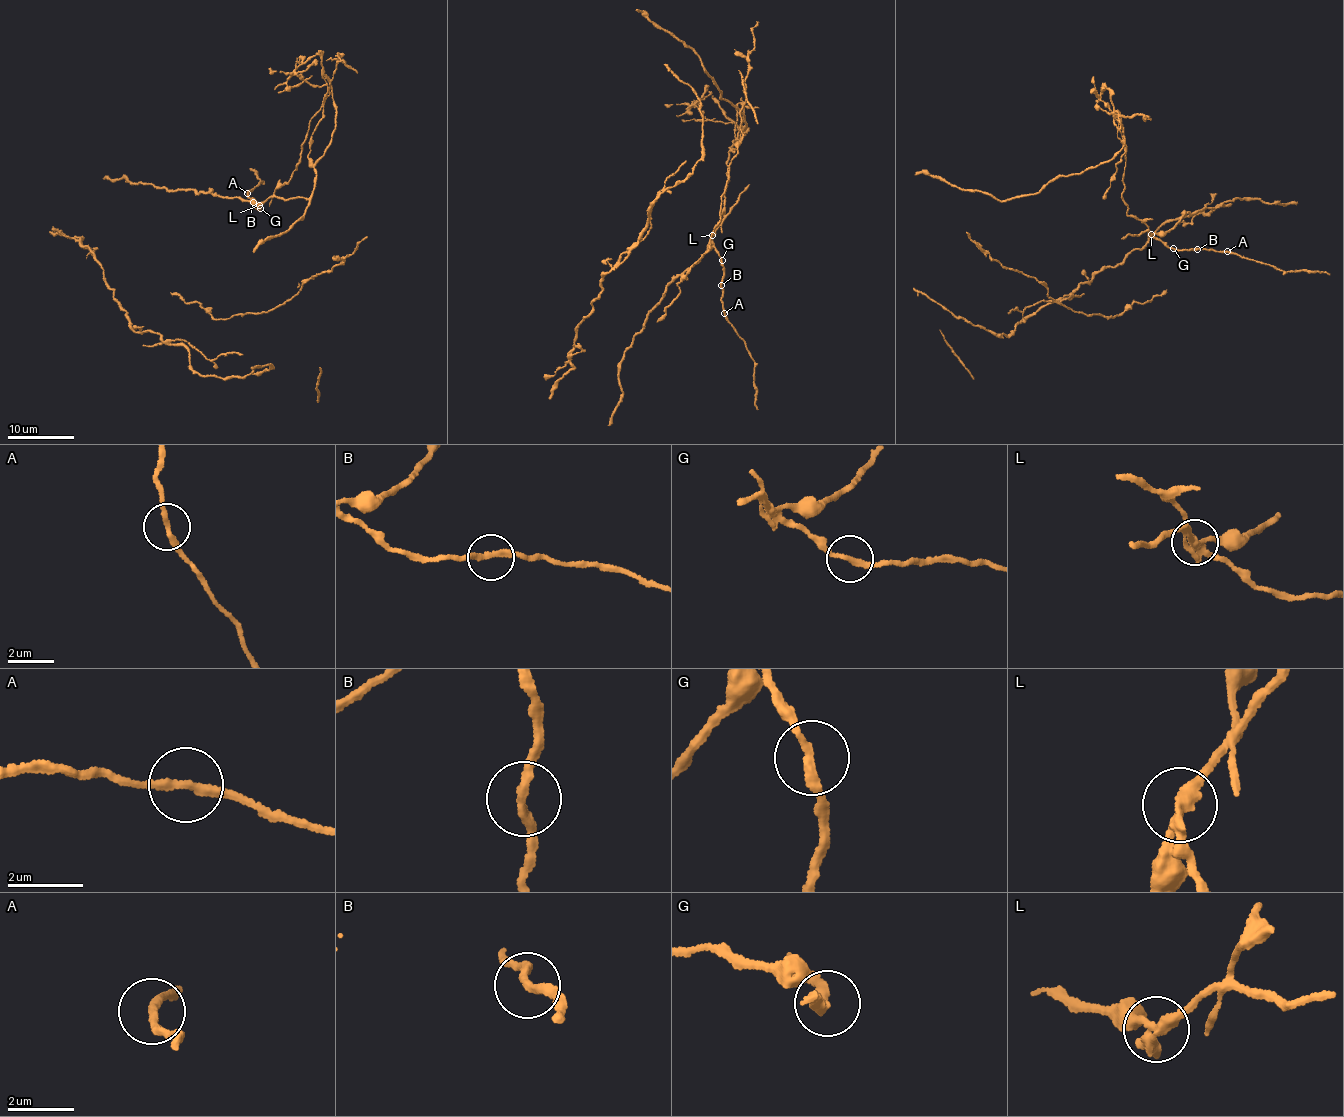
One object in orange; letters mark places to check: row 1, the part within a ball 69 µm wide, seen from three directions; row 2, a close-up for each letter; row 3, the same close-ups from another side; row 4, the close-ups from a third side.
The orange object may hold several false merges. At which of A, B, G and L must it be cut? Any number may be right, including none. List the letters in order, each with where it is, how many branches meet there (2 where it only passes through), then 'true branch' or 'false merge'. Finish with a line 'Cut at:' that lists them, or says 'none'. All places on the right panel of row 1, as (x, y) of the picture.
A: (1227, 251) | 2 | true branch
B: (1197, 249) | 2 | true branch
G: (1173, 248) | 2 | true branch
L: (1151, 234) | 2 | false merge
Cut at: L

